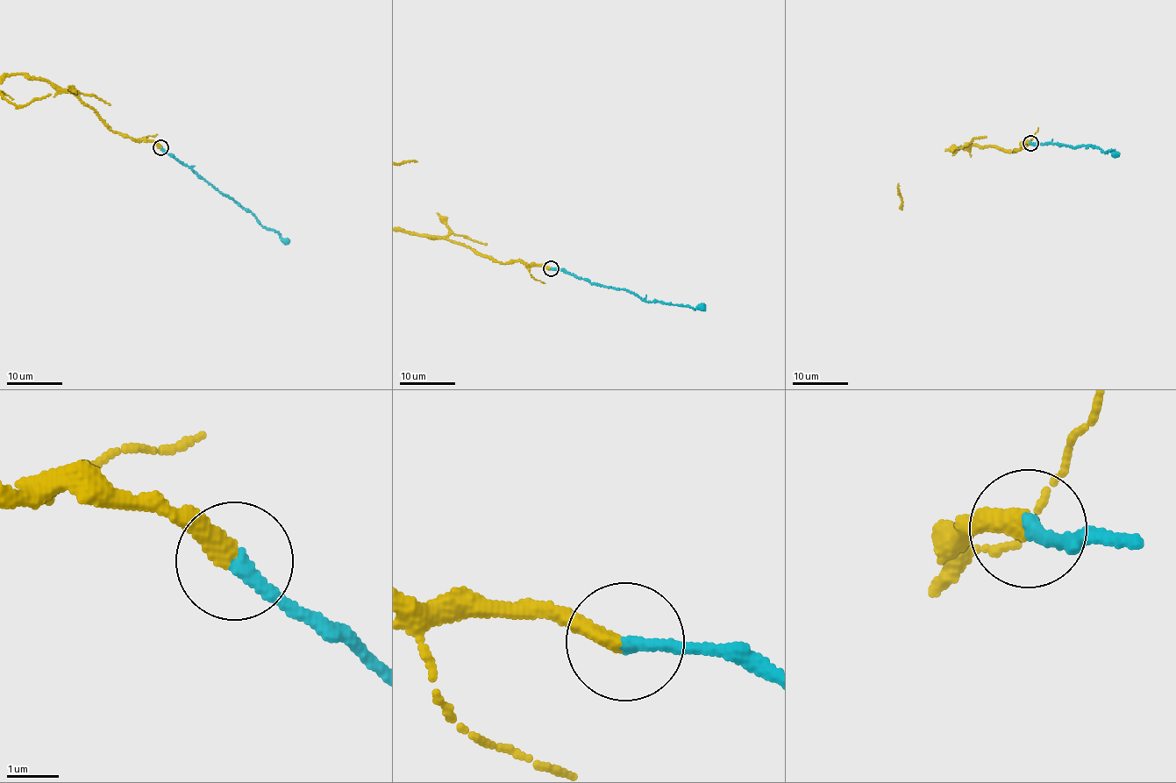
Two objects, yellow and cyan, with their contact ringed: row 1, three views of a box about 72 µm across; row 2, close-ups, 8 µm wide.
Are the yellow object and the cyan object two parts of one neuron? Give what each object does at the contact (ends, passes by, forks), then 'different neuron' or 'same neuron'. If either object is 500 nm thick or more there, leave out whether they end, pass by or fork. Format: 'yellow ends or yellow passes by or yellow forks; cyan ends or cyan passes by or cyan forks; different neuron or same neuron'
yellow ends; cyan ends; same neuron

